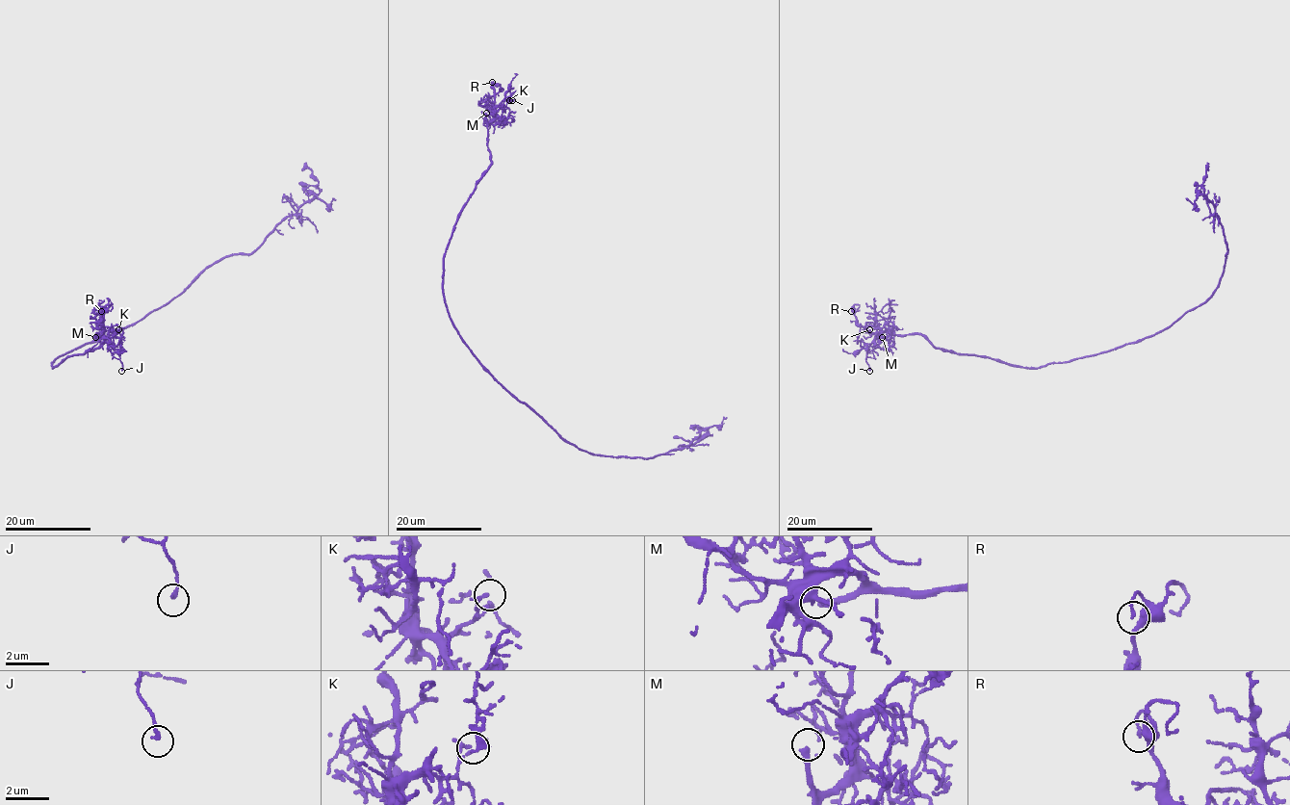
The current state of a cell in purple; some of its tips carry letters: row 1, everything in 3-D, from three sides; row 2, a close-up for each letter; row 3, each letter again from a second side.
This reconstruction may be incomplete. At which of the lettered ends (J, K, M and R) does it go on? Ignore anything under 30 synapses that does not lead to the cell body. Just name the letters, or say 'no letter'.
M

